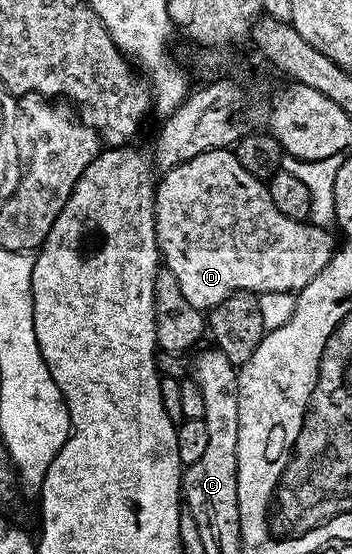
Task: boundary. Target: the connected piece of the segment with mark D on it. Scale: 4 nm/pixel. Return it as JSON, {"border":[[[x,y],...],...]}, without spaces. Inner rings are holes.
{"border":[[[230,148],[209,150],[192,160],[188,160],[184,164],[173,166],[170,170],[165,171],[161,175],[154,191],[154,215],[156,216],[158,249],[165,269],[170,270],[176,280],[179,281],[180,289],[184,292],[184,297],[189,304],[203,312],[209,312],[212,307],[224,300],[228,300],[228,296],[232,296],[238,290],[248,290],[251,294],[257,295],[267,294],[268,292],[288,292],[289,294],[294,294],[299,290],[303,290],[309,282],[316,280],[316,276],[320,276],[320,272],[324,272],[328,260],[336,249],[336,241],[334,242],[333,236],[328,231],[321,230],[318,226],[310,226],[311,223],[309,221],[297,222],[288,216],[284,216],[284,212],[280,212],[280,208],[276,208],[276,204],[272,204],[272,196],[267,183],[248,172],[240,164],[240,161],[237,160],[235,151]]]}

